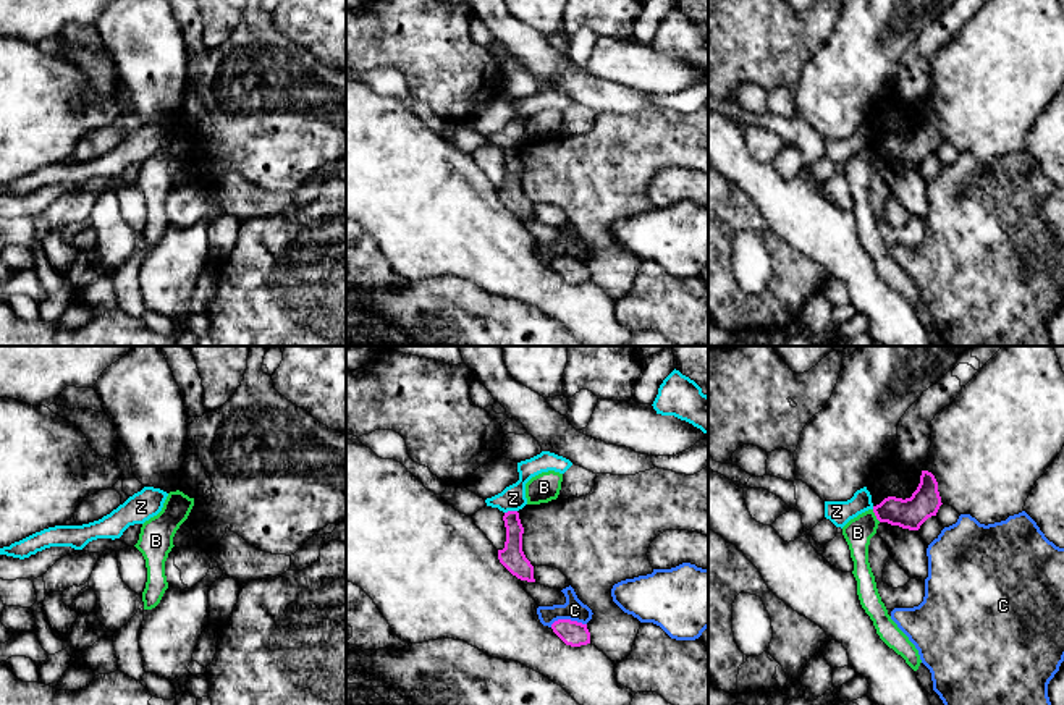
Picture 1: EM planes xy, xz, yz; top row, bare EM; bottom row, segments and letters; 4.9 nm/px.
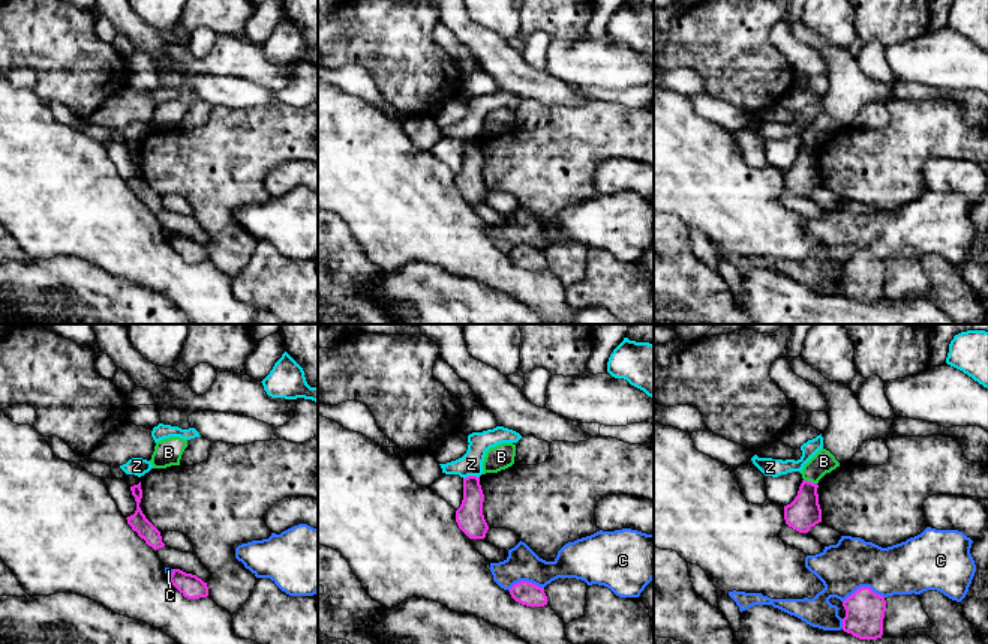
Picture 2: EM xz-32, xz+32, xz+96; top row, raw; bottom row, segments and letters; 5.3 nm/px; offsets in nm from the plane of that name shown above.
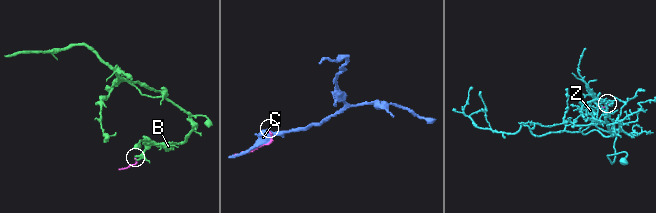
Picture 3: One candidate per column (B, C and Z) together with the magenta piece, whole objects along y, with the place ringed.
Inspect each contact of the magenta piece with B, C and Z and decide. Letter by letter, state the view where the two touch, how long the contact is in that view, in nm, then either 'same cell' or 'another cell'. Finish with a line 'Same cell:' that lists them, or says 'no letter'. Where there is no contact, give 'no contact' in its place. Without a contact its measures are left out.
B: meets magenta in yz; contact 80 nm long; another cell
C: meets magenta in xz; contact 180 nm long; another cell
Z: meets magenta in xz; contact 70 nm long; another cell
Same cell: no letter

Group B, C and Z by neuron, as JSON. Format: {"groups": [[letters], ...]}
{"groups": [["B"], ["C"], ["Z"]]}

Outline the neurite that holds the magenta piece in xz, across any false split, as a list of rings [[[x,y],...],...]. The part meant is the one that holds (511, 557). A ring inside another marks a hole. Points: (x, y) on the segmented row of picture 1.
[[[508,511],[505,513],[503,521],[506,527],[506,542],[505,548],[498,550],[500,563],[517,579],[535,582],[534,566],[522,551],[524,527],[521,524],[519,513]]]

